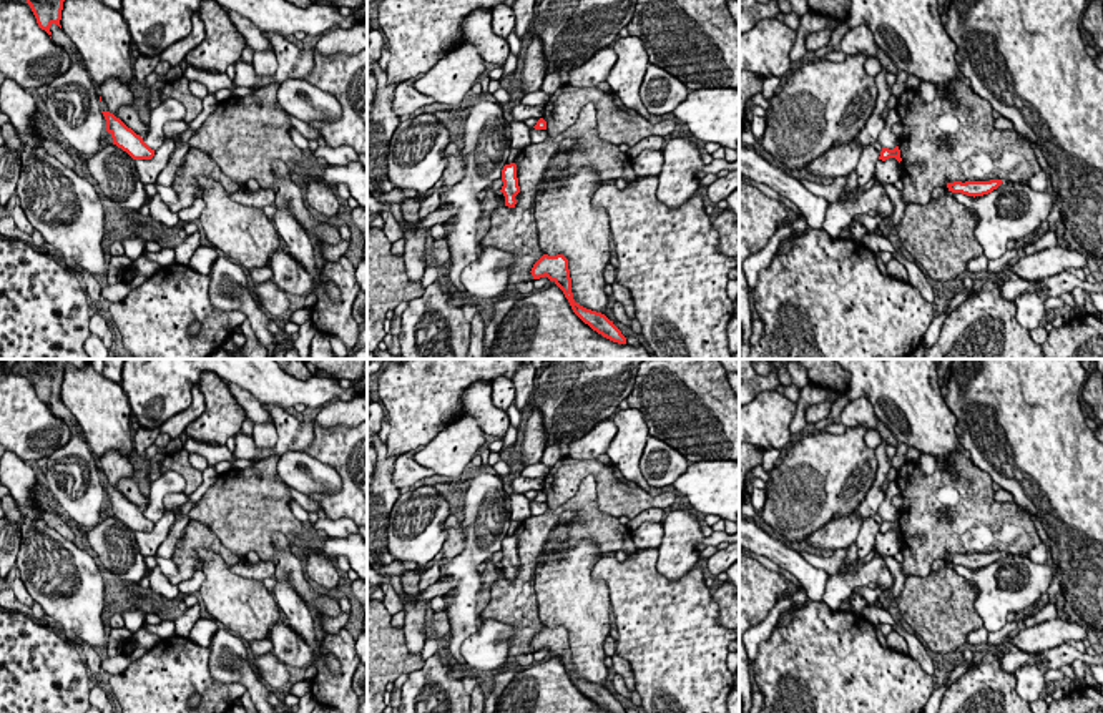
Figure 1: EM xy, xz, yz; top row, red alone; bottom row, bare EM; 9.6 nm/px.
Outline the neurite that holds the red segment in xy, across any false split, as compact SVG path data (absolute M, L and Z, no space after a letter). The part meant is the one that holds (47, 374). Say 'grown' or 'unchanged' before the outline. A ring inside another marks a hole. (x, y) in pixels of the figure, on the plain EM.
unchanged; M22 359L22 362L27 367L27 376L30 377L38 399L51 407L50 399L53 396L61 401L60 392L65 366L85 367L90 364L90 359Z

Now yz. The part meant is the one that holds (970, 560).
unchanged; M990 552L990 553L953 553L947 555L949 563L962 565L967 568L983 568L997 562L1003 553L1002 552Z

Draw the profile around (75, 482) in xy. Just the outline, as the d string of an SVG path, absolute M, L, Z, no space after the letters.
M55 396L51 412L70 425L70 440L55 450L47 462L47 484L61 509L76 524L93 529L101 522L106 492L90 445L80 439L80 425L66 406Z

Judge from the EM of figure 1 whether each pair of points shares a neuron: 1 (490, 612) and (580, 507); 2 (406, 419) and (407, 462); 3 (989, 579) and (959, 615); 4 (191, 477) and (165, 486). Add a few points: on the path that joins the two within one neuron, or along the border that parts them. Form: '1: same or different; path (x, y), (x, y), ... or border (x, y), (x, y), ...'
1: same; path (522, 582), (529, 564), (530, 539), (549, 521)
2: different; border (441, 429), (421, 447), (399, 456)
3: different; border (975, 594), (975, 612), (984, 625)
4: different; border (161, 474), (176, 471), (185, 479), (185, 491)

